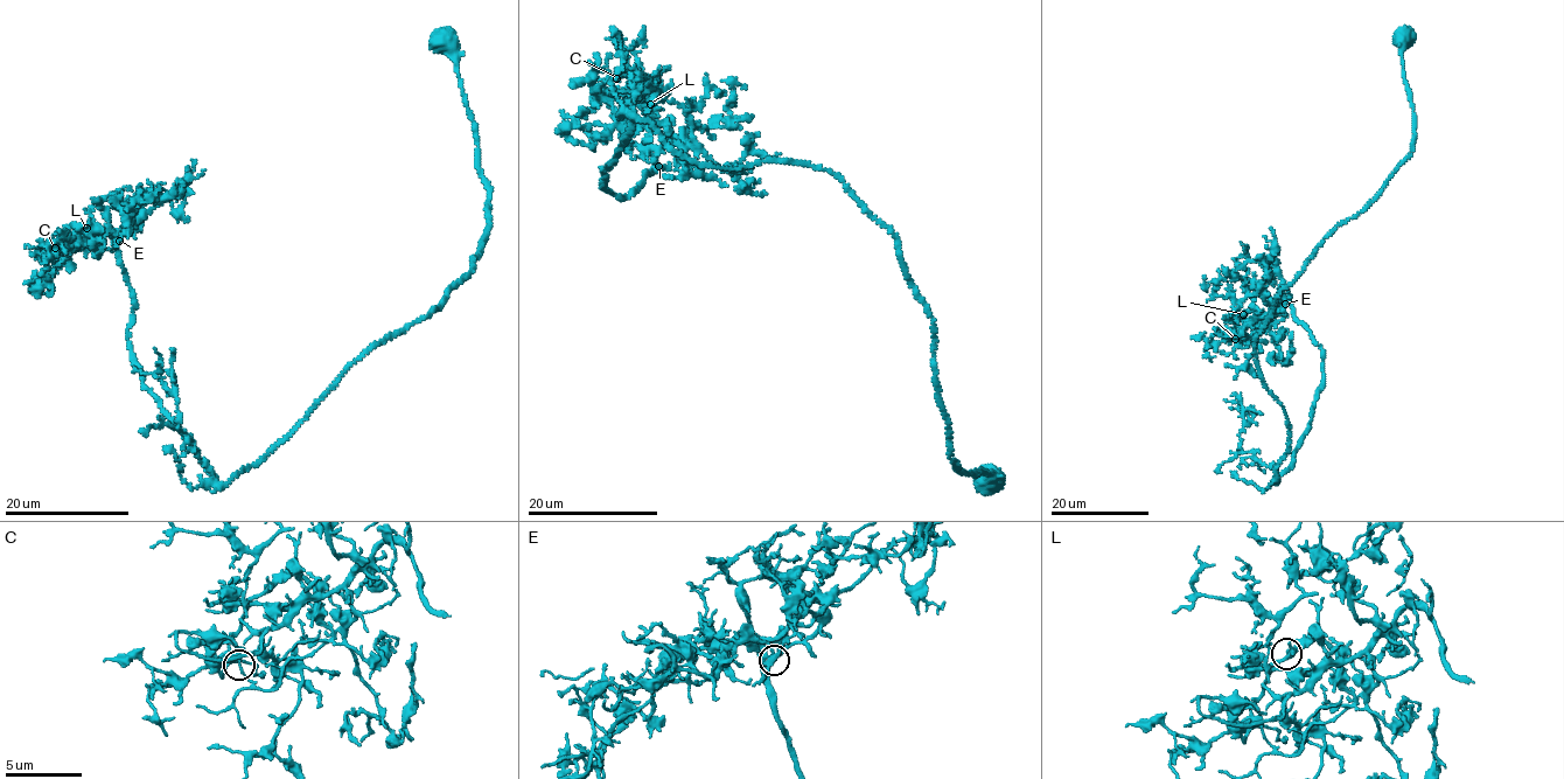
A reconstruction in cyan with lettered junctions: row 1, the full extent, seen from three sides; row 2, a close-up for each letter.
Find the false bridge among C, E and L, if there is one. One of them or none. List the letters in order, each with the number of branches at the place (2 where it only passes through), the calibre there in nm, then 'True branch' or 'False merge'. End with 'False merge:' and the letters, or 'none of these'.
C: Branches: 2. Thickness 160 nm. False merge
E: Branches: 2. Thickness 190 nm. True branch
L: Branches: 2. Thickness 130 nm. True branch
False merge: C

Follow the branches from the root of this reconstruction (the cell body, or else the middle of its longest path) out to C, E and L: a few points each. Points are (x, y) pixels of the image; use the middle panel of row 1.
C: (989, 478), (949, 459), (895, 235), (829, 171), (702, 166), (637, 117), (615, 196), (656, 164), (616, 77)
E: (989, 478), (949, 459), (929, 310), (847, 186), (702, 166), (637, 117), (604, 186), (658, 166)
L: (989, 478), (949, 459), (895, 235), (829, 171), (702, 166), (637, 117), (615, 196), (655, 169), (650, 104)

